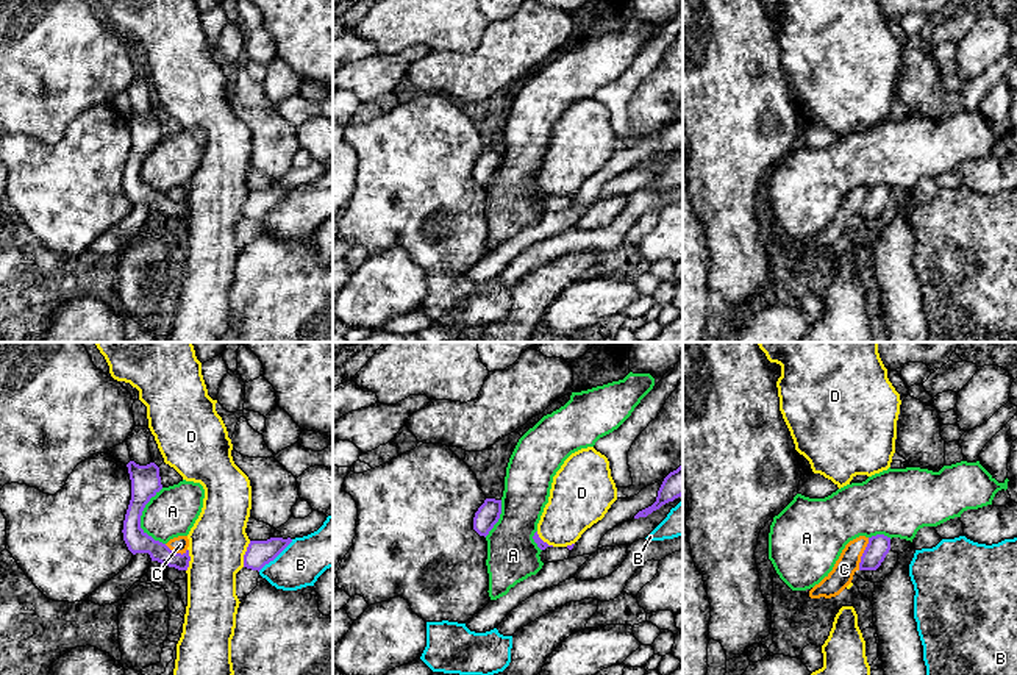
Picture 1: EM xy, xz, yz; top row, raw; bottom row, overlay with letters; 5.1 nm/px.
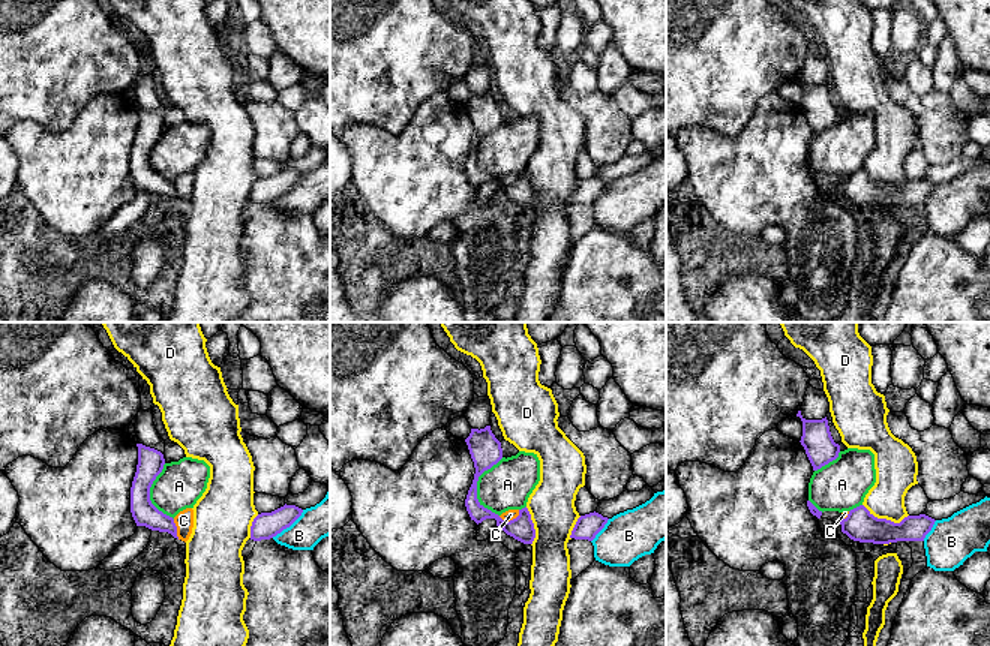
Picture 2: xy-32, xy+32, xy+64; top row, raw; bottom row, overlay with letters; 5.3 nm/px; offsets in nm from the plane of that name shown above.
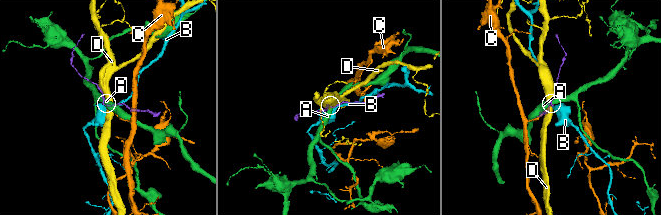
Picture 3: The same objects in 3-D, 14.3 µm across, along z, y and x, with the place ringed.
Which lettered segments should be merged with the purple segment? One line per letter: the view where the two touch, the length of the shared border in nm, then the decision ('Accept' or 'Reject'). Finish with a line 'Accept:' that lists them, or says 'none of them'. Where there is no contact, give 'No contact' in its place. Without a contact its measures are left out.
A: Touches purple in xy. Shared border 300 nm. Reject
B: Touches purple in xy. Shared border 240 nm. Reject
C: Touches purple in yz. Shared border 180 nm. Reject
D: Touches purple in xy. Shared border 140 nm. Reject
Accept: none of them

